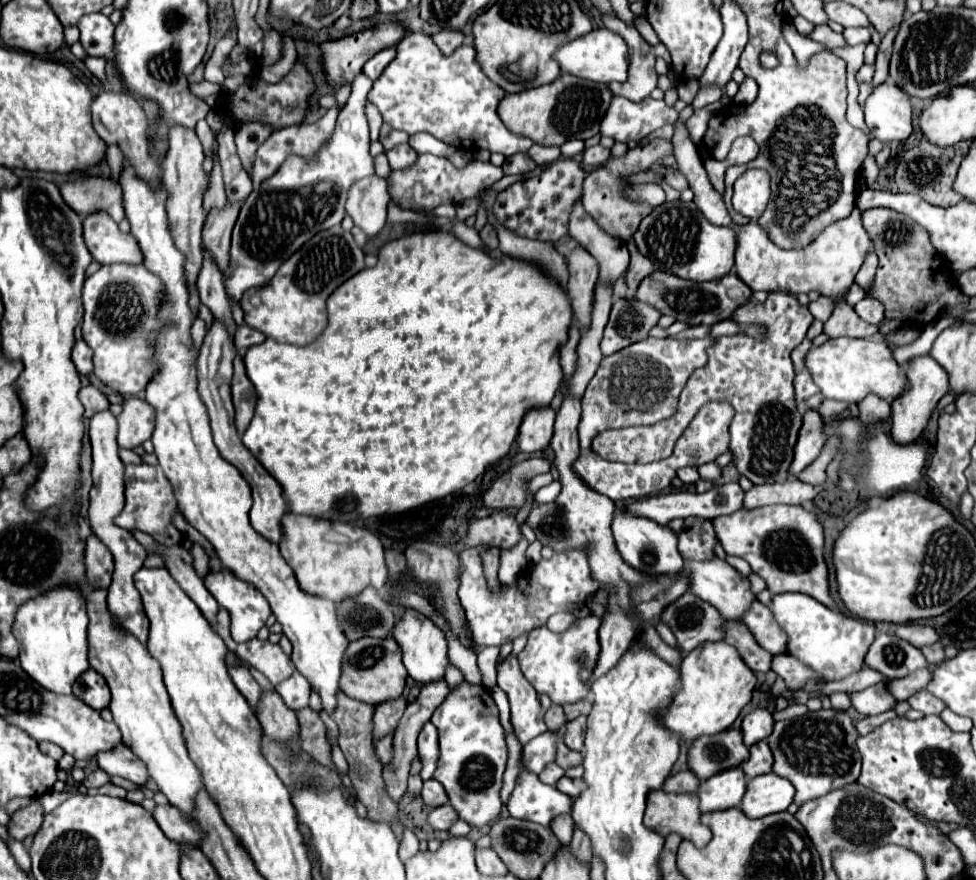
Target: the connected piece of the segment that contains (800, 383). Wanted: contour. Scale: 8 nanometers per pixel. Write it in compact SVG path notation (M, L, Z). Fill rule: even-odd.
M805 369L801 373L797 373L797 377L795 377L795 401L797 401L797 405L801 405L805 399L815 395L817 391L819 391L819 387L811 381L811 375Z

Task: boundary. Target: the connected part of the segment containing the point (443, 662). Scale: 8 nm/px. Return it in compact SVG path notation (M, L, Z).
M407 609L397 623L393 637L395 637L395 641L399 641L399 645L403 649L403 663L407 667L411 679L417 685L427 685L427 683L445 679L447 667L449 667L447 639L445 639L445 633L429 617L425 617L423 613L419 613L415 609Z

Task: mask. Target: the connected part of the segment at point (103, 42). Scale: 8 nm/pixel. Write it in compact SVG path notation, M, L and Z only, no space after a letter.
M103 13L85 15L79 21L81 31L81 45L89 55L103 55L107 57L107 77L113 85L119 85L119 77L115 75L113 67L113 31L115 25Z

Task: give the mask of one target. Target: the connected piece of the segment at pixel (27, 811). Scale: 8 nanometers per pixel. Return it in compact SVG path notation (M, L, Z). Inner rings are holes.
M33 799L31 805L15 811L15 815L9 821L9 835L17 841L23 841L29 835L35 835L39 831L39 827L43 825L43 805Z

